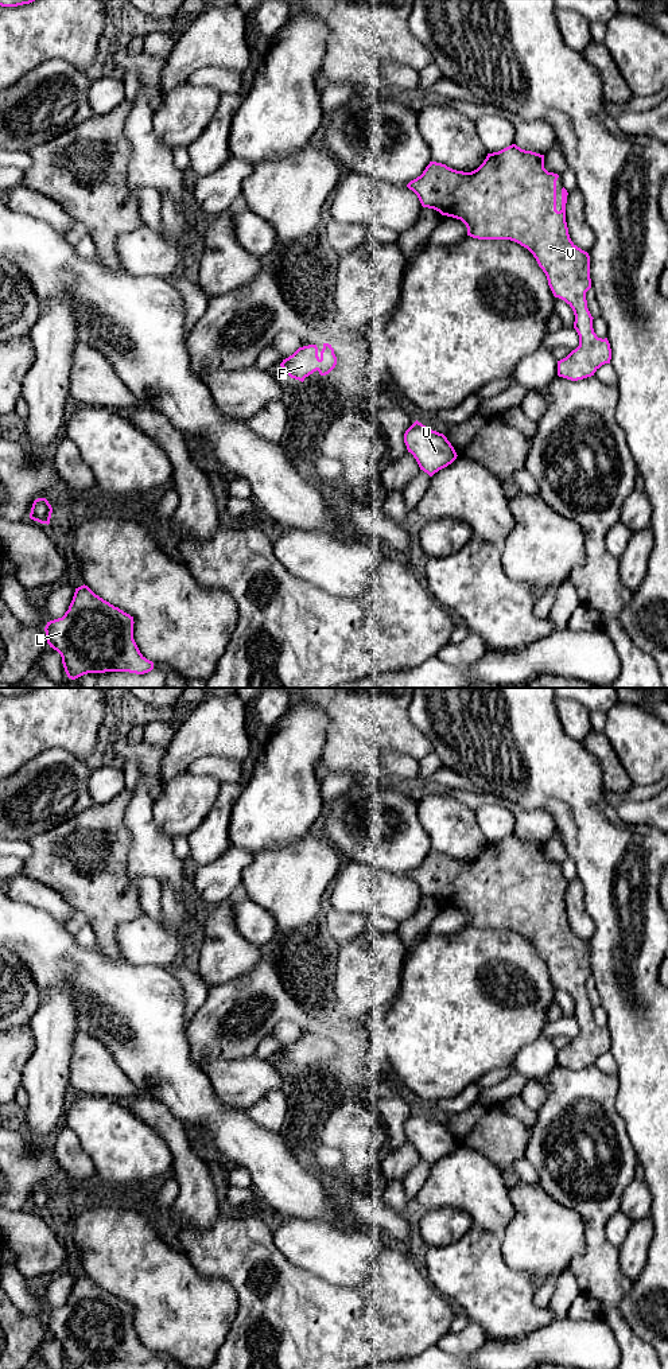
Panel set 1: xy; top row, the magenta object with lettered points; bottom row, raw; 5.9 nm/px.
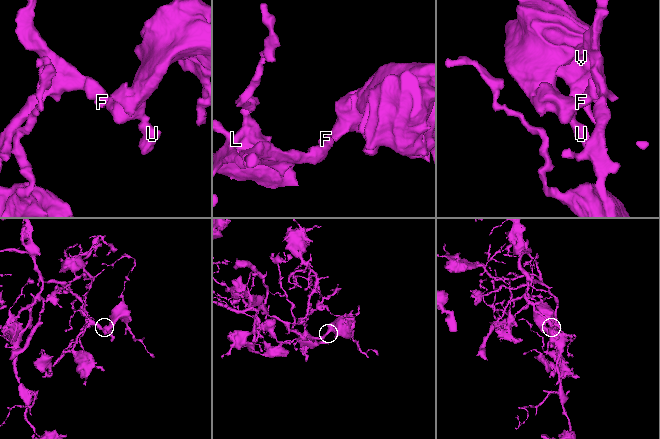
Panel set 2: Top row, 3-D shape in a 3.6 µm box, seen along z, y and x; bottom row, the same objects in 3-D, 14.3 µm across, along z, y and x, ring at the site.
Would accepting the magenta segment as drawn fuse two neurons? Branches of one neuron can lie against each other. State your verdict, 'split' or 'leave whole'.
leave whole

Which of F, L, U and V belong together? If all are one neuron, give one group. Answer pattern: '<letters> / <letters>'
F L U V

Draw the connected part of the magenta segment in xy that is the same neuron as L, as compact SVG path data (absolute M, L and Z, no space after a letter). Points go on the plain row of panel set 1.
M88 1275L75 1277L69 1299L62 1307L47 1311L44 1321L50 1337L62 1346L69 1368L88 1362L129 1361L144 1364L154 1358L133 1329L133 1306L96 1284Z

